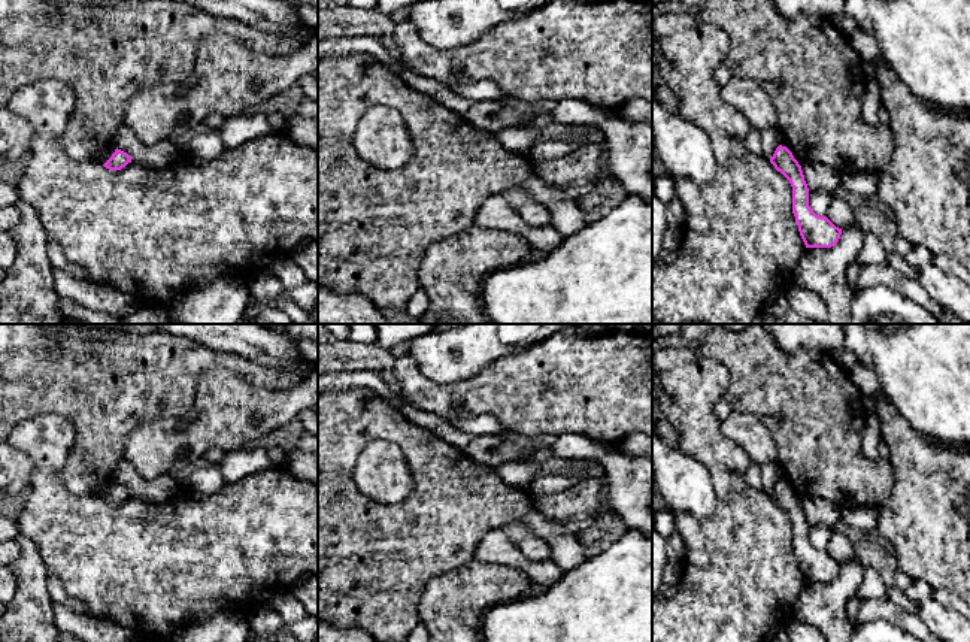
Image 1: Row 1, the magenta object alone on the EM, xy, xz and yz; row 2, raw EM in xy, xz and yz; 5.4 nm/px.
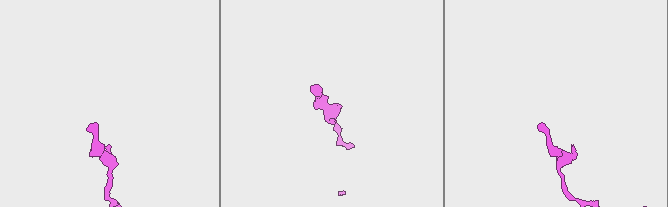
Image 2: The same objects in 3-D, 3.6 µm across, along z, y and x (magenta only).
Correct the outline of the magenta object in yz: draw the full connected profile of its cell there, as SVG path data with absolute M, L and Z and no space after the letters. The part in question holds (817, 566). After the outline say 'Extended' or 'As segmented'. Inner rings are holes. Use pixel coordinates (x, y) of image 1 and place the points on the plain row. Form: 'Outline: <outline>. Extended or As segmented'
Outline: M779 479L770 497L780 506L792 521L792 548L806 582L831 582L842 569L827 551L816 549L809 540L809 523L801 500L792 487Z. As segmented

